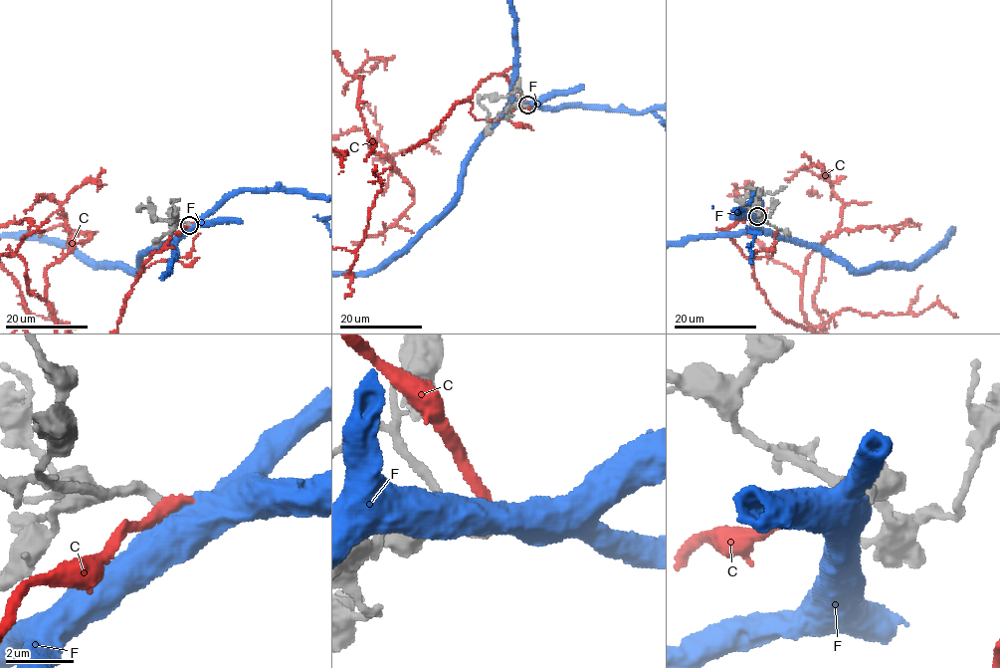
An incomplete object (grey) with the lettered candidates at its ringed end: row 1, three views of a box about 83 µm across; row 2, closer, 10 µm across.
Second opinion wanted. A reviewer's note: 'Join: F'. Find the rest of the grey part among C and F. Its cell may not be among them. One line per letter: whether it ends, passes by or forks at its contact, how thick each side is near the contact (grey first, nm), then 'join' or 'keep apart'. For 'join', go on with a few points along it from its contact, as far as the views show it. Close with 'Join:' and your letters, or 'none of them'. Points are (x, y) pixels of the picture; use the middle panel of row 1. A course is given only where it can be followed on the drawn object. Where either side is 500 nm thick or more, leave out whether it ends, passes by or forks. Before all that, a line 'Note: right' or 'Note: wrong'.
Note: wrong
C: it ends | 320/400 nm | keep apart
F: 340/750 nm | keep apart
Join: none of them

